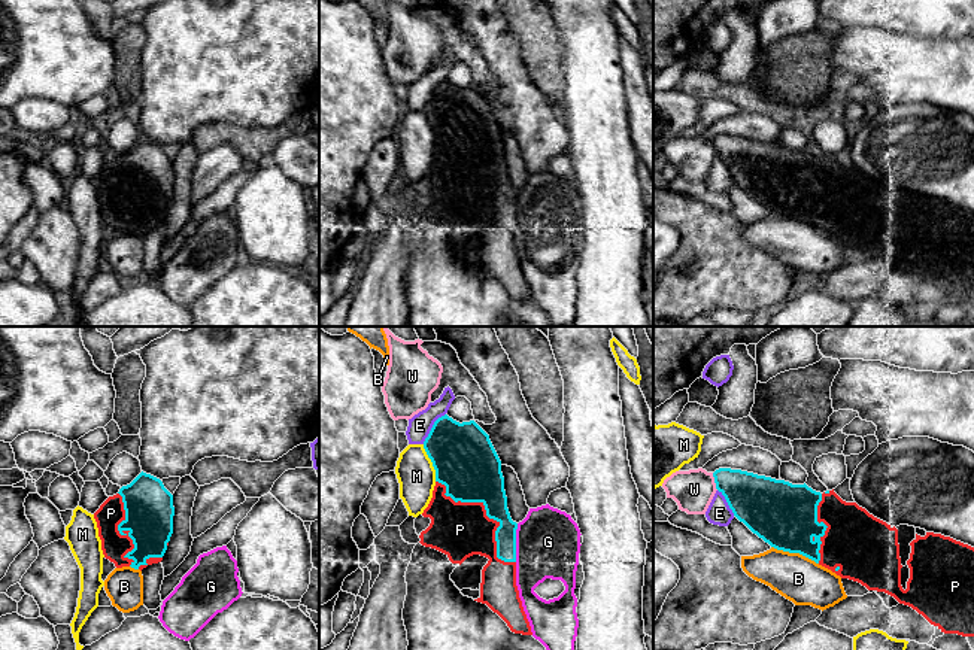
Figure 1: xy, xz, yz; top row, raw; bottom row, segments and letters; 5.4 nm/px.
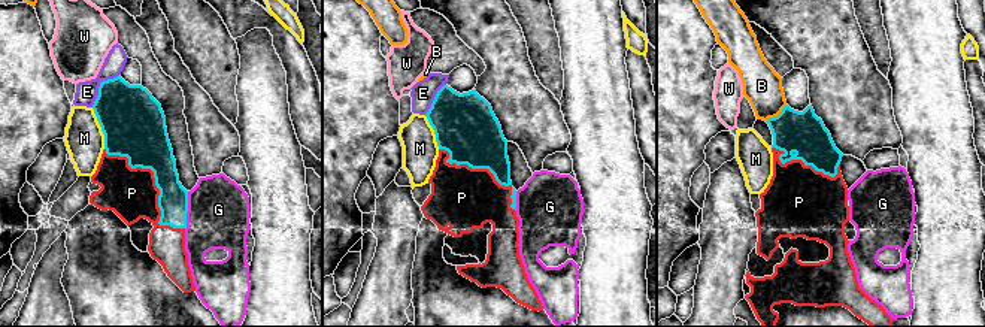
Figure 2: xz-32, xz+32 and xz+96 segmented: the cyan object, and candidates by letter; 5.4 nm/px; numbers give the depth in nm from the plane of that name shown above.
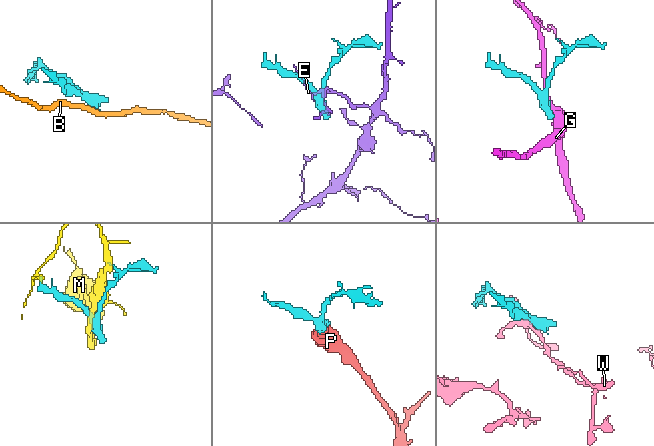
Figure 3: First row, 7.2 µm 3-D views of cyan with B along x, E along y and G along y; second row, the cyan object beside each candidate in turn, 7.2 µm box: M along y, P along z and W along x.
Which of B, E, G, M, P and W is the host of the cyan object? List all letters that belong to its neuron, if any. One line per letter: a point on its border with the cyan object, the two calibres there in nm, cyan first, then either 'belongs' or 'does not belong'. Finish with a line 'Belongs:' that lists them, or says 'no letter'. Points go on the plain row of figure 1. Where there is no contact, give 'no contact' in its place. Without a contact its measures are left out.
B: yz (795, 218) | 340/240 nm | does not belong
E: xz (431, 94) | 340/120 nm | does not belong
G: xz (515, 209) | 130/360 nm | does not belong
M: xz (431, 127) | 340/200 nm | does not belong
P: xz (486, 181) | 320/300 nm | belongs
W: yz (715, 148) | 280/220 nm | does not belong
Belongs: P

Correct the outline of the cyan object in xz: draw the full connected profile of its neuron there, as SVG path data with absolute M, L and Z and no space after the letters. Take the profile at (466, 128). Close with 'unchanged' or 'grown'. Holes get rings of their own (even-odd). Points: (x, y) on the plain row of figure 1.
M444 81L434 88L428 103L424 107L424 115L436 136L436 152L433 164L422 179L424 183L431 185L431 189L421 198L419 209L425 213L444 219L452 230L461 231L473 221L488 224L489 227L482 236L480 262L474 267L486 270L507 289L512 298L532 301L516 252L518 189L512 186L507 174L501 127L489 106L489 101L474 86L459 89Z; grown

